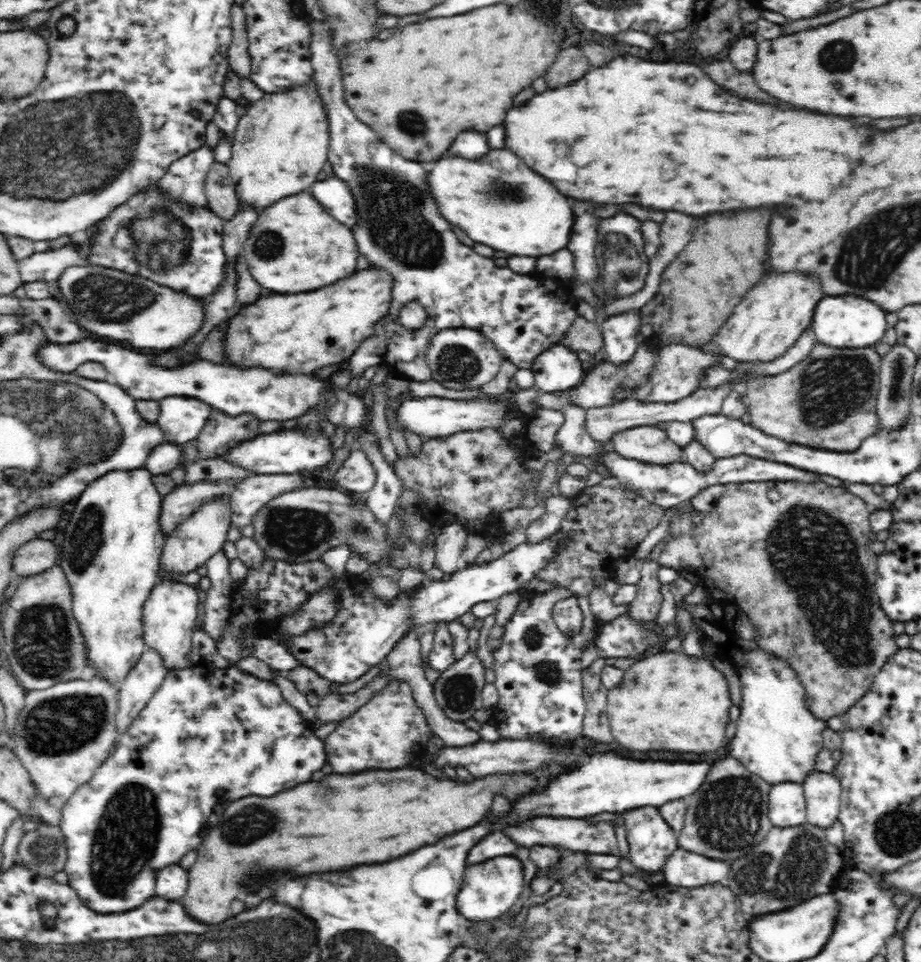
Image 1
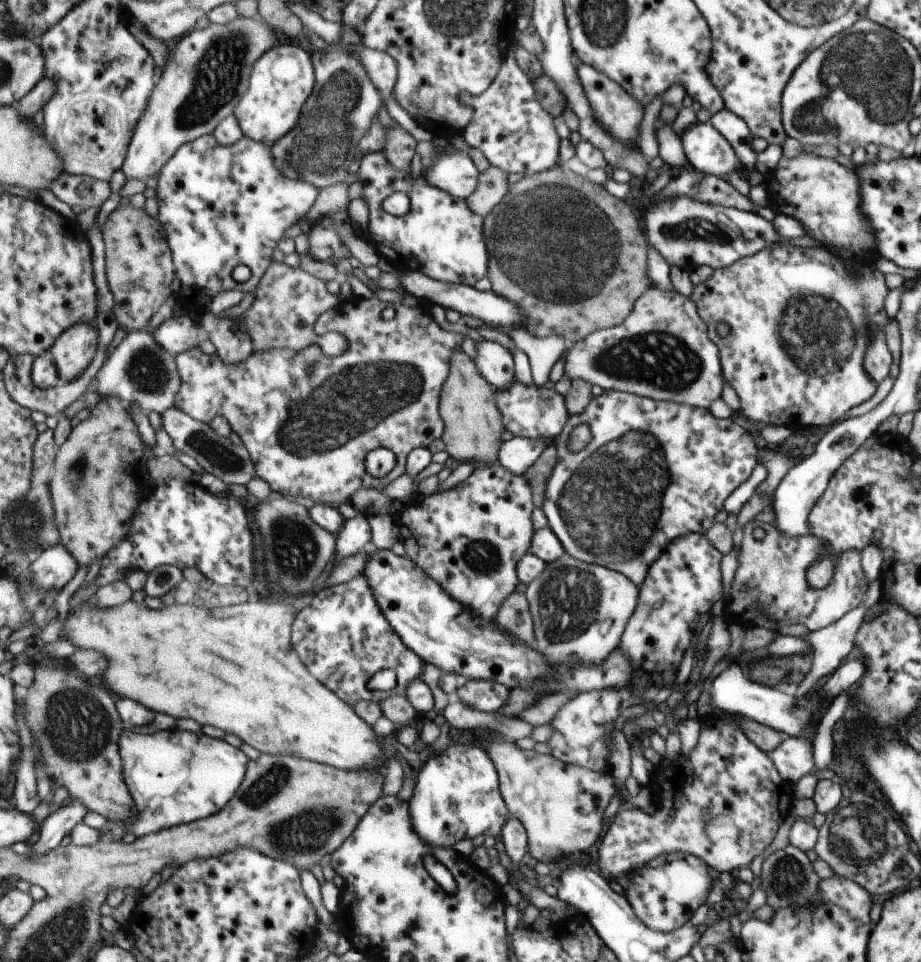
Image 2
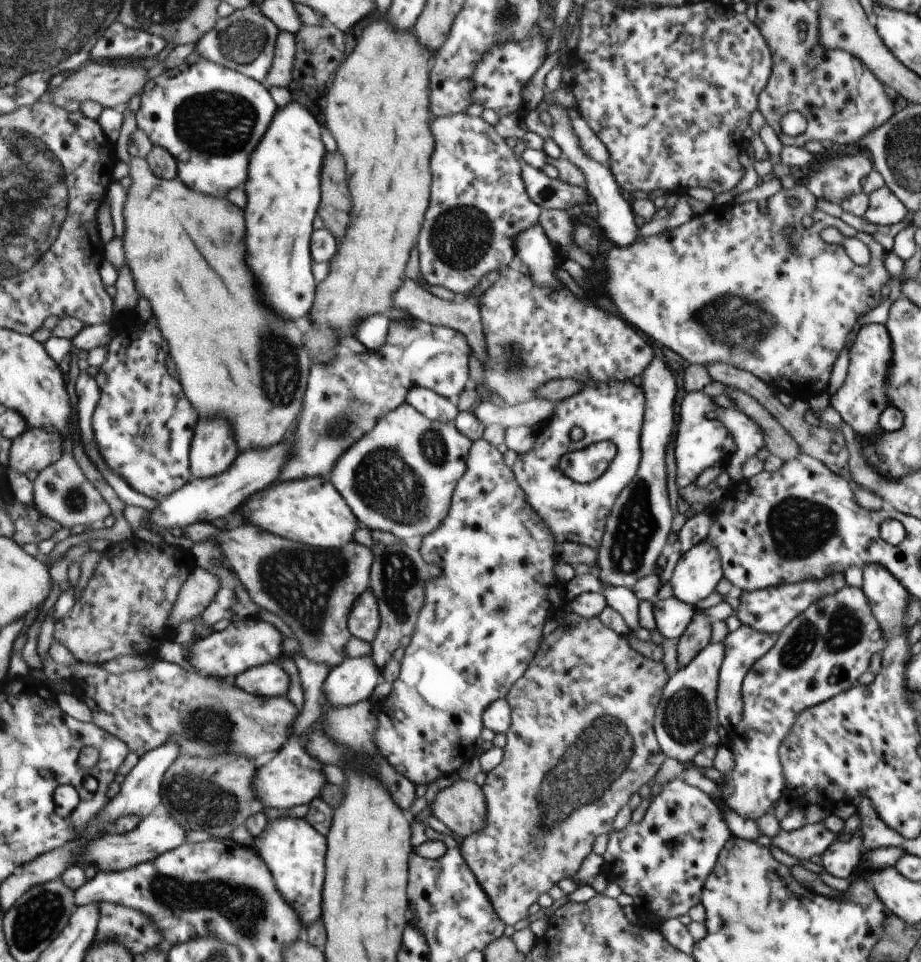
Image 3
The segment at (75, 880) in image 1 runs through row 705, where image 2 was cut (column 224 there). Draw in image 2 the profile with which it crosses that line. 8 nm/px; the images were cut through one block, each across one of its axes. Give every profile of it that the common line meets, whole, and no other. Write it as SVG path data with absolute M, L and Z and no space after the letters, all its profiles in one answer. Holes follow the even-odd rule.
M211 133L183 145L182 148L178 150L178 153L175 154L175 156L167 162L166 166L163 166L161 172L159 172L159 175L157 176L155 196L159 203L158 220L165 226L165 230L167 230L166 239L173 251L176 276L180 279L181 284L185 284L187 288L199 288L199 292L205 292L209 298L211 298L213 294L216 295L217 292L220 293L222 291L239 290L243 293L252 293L257 286L259 286L259 282L262 281L267 270L269 270L269 266L271 266L271 263L273 262L271 259L273 250L277 248L277 242L282 238L285 238L283 237L285 230L290 226L293 226L293 224L304 223L307 225L310 223L309 213L311 212L311 209L314 208L315 202L318 201L320 189L317 188L315 184L311 184L311 182L293 180L285 174L282 175L281 172L279 172L279 168L275 166L275 158L273 158L271 147L272 146L269 143L256 141L248 136L244 136L239 142L231 144L231 146L223 146L223 144L219 144L219 140L215 138L215 134ZM241 264L247 266L252 273L250 279L245 283L236 282L235 278L233 278L233 269Z

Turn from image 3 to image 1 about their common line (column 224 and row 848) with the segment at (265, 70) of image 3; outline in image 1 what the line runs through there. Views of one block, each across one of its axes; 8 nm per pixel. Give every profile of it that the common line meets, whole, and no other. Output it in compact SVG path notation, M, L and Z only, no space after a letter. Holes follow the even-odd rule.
M42 823L36 830L24 833L17 852L19 862L46 878L62 871L67 861L65 840L58 825Z

